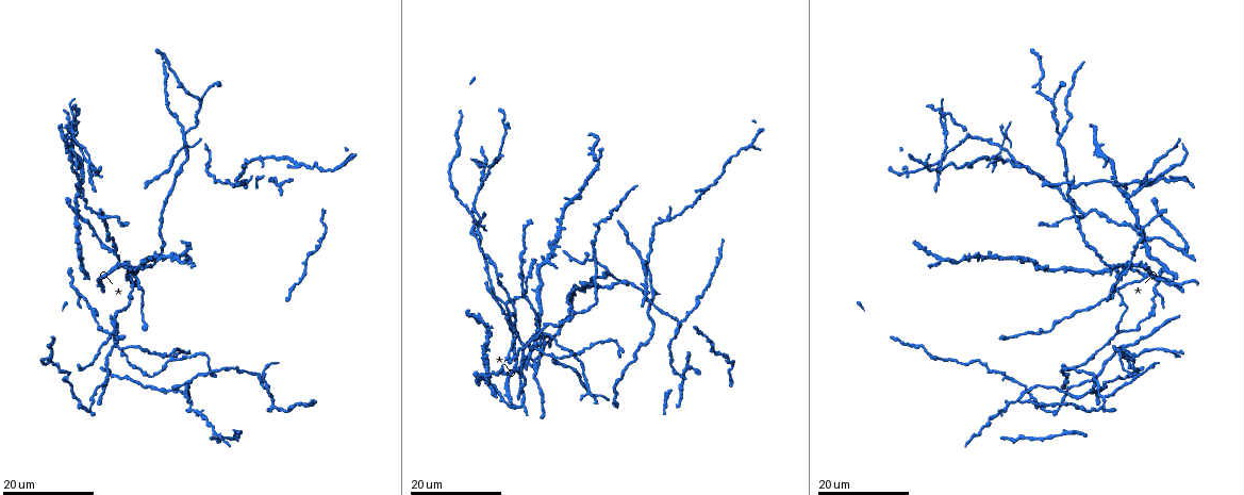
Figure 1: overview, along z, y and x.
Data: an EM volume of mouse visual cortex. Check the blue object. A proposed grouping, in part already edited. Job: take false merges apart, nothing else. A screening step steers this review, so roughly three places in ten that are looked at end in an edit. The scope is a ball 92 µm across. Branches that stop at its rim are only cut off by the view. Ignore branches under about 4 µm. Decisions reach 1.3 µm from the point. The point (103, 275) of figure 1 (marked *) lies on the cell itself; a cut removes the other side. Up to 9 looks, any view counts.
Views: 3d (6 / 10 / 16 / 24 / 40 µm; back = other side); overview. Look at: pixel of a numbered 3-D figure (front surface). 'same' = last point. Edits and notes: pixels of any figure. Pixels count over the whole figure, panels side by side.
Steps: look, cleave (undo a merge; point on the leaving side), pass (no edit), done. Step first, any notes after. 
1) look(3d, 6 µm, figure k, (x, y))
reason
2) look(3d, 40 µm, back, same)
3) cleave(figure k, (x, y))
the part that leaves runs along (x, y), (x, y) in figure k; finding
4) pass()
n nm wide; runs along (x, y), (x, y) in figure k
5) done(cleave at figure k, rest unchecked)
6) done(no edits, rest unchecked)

look(3d, 16 µm, figure 1, (1124, 309))
calibre changes

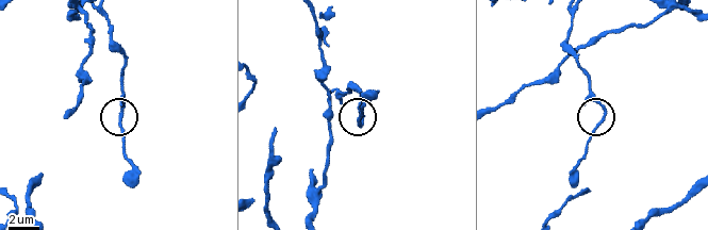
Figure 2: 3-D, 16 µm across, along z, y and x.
look(3d, 10 µm, figure 2, (118, 115))

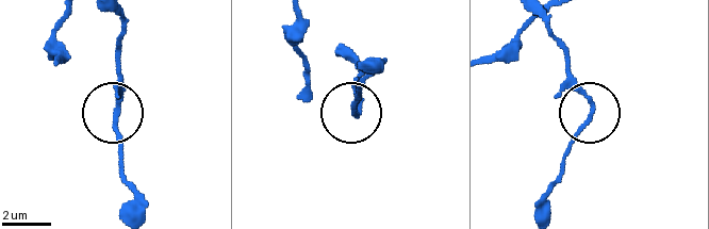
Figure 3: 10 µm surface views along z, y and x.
look(3d, 6 µm, figure 3, (116, 116))
zoom in

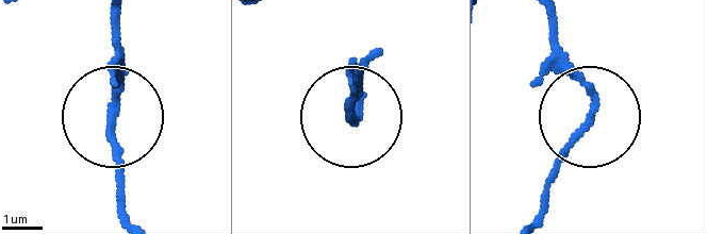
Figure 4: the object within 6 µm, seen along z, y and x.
pass()
continuous, no second cell

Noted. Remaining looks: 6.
look(3d, 24 µm, figure 1, (1122, 347))
three-way junction

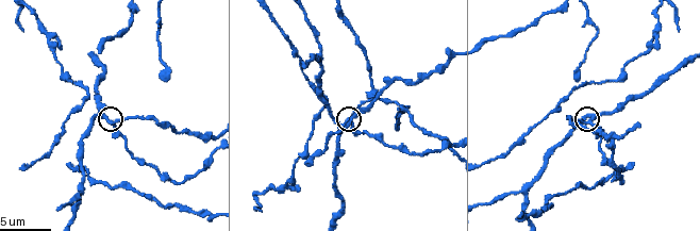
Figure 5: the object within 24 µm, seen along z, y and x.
look(3d, 10 µm, figure 5, (588, 121))
closer look

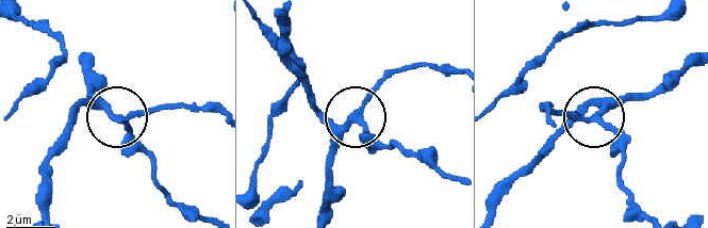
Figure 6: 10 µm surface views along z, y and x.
pass()
3 arms; continuous, no second cell

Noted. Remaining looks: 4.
look(3d, 10 µm, figure 5, (365, 109))

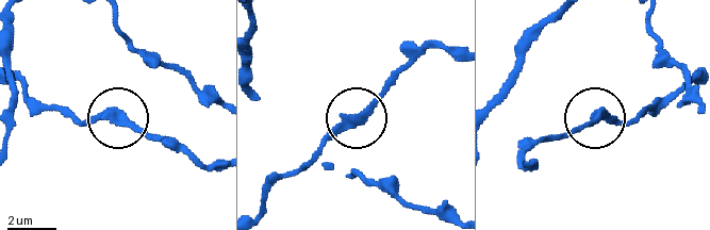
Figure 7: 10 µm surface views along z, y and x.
pass()
one cell here

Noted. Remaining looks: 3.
look(3d, 16 µm, figure 1, (1062, 389))
two arms in line, one across

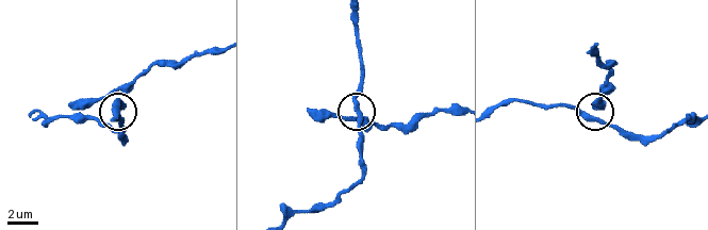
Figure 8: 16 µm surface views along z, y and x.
look(3d, 10 µm, figure 8, (586, 115))

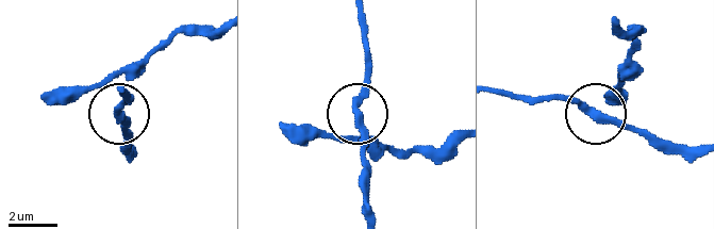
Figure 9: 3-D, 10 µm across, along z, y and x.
pass()
240 nm wide; continuous, no second cell

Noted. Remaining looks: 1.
done(no edits, rest unchecked)

